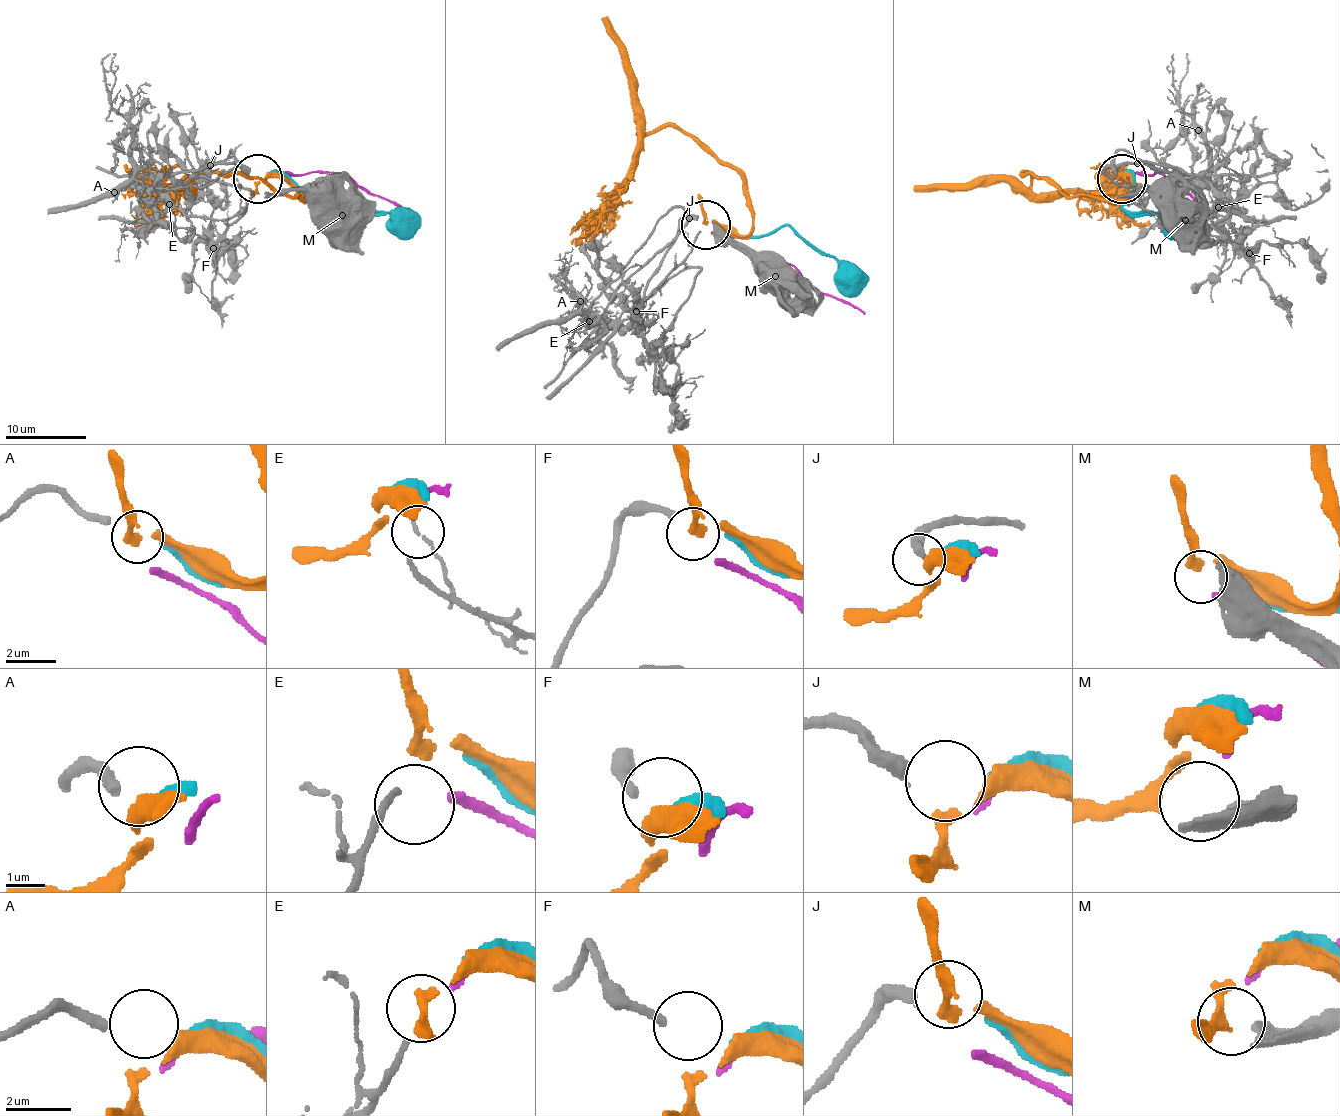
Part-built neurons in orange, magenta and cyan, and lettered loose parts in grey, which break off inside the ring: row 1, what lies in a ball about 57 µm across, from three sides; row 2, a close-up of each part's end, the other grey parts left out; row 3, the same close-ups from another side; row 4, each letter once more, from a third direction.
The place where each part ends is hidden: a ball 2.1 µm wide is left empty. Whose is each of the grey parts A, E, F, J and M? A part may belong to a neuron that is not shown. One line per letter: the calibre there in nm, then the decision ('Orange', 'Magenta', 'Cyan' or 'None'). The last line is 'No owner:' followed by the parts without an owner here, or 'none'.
A: Thickness 320 nm. Cyan
E: Thickness 170 nm. Magenta
F: Thickness 240 nm. None
J: Thickness 380 nm. None
M: Thickness 280 nm. Orange
No owner: F, J

